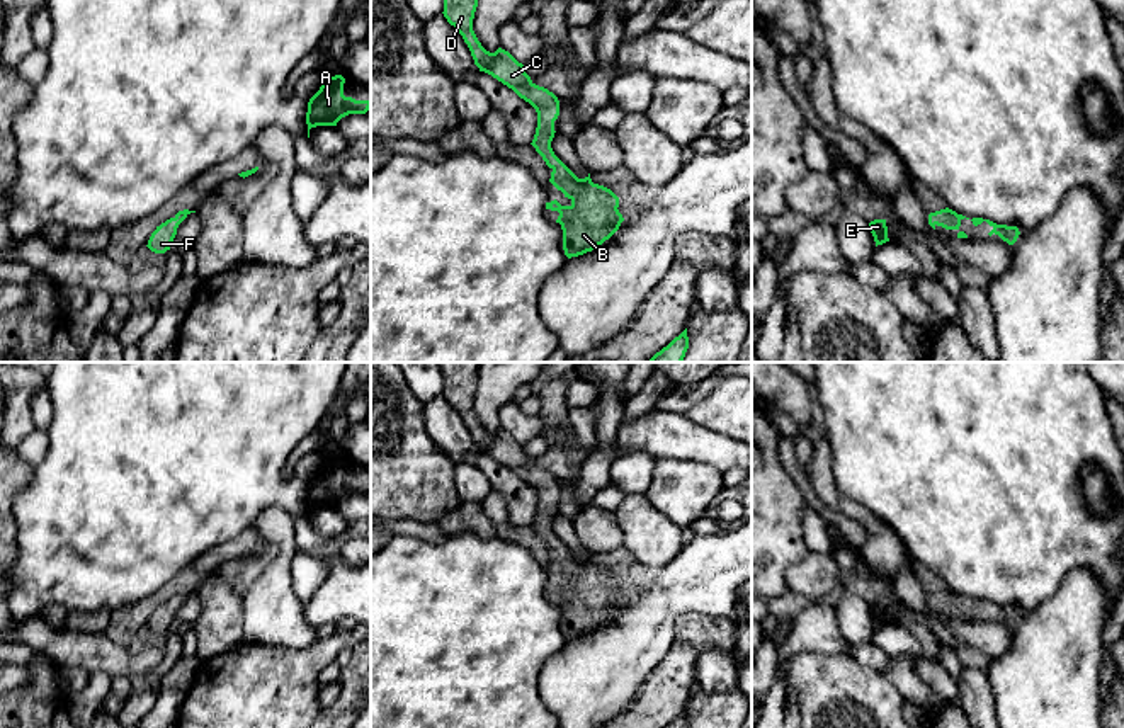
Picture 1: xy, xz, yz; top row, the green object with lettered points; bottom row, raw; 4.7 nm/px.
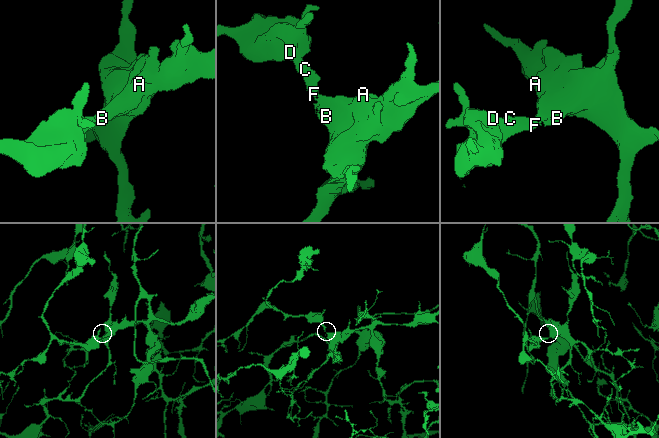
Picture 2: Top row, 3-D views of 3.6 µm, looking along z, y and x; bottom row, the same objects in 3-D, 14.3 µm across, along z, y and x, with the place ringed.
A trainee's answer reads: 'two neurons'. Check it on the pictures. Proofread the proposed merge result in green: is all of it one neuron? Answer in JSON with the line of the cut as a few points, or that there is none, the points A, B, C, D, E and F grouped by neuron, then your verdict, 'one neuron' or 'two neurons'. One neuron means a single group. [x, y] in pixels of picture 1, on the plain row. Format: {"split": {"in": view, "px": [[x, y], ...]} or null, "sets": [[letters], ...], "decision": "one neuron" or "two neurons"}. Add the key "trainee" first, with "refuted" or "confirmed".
{"trainee": "refuted", "split": null, "sets": [["A", "B", "C", "D", "E", "F"]], "decision": "one neuron"}

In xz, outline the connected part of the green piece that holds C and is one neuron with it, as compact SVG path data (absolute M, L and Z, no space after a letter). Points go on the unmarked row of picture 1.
M437 362L444 376L444 398L463 417L474 446L512 469L537 493L537 509L532 527L553 551L549 563L571 582L561 587L556 580L546 590L558 592L556 604L563 611L563 631L568 640L595 631L609 621L624 602L619 594L619 578L607 568L593 565L590 555L578 560L553 532L554 502L559 497L558 478L536 466L508 432L486 432L473 412L478 388L480 362Z

